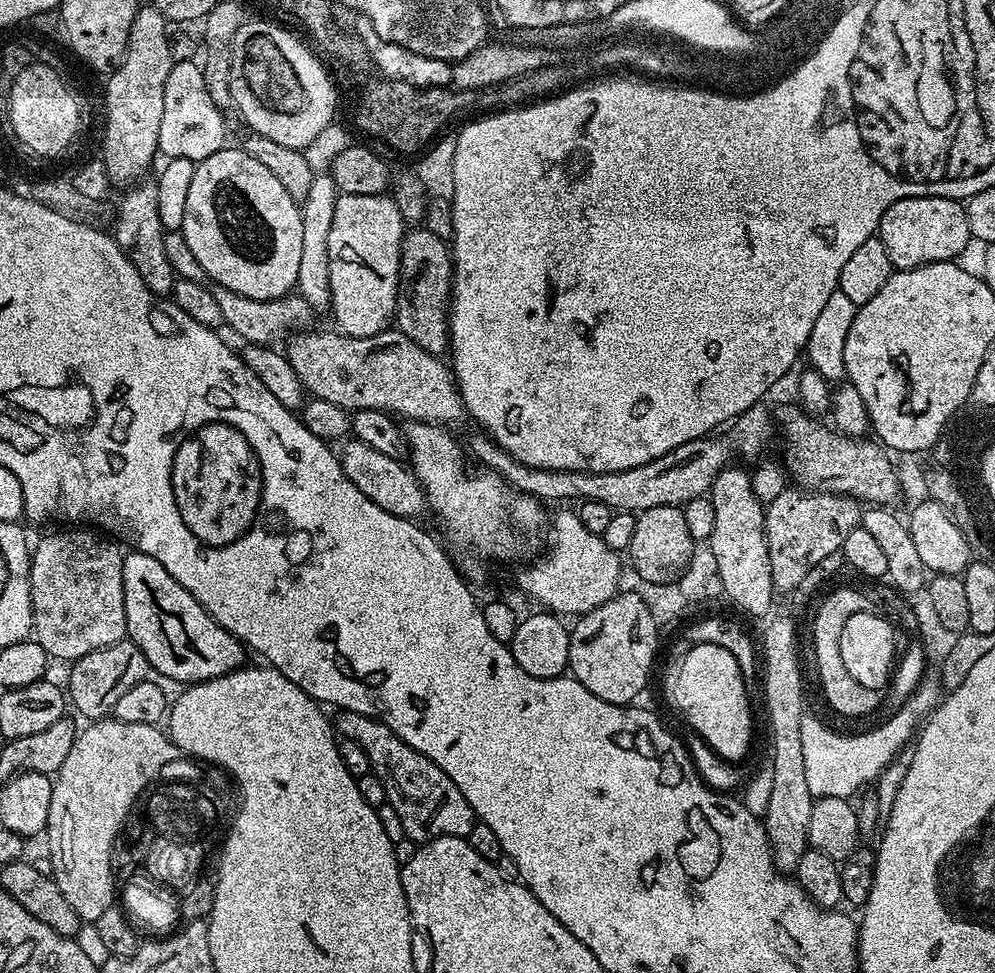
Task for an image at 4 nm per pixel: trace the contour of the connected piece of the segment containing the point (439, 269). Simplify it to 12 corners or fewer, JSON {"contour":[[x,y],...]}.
{"contour":[[426,226],[400,243],[395,327],[449,351],[449,241]]}

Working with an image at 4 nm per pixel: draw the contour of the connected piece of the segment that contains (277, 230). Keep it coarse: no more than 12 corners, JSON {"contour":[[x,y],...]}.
{"contour":[[250,154],[199,161],[182,233],[213,285],[296,288],[300,204]]}

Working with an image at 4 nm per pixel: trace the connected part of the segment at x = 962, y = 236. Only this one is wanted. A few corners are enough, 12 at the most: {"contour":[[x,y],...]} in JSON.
{"contour":[[951,196],[902,198],[882,214],[893,269],[955,261],[970,237]]}

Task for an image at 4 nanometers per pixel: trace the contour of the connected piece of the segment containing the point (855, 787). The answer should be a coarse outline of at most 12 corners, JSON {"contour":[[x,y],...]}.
{"contour":[[921,683],[873,732],[800,721],[813,797],[851,797],[913,739],[938,703]]}

